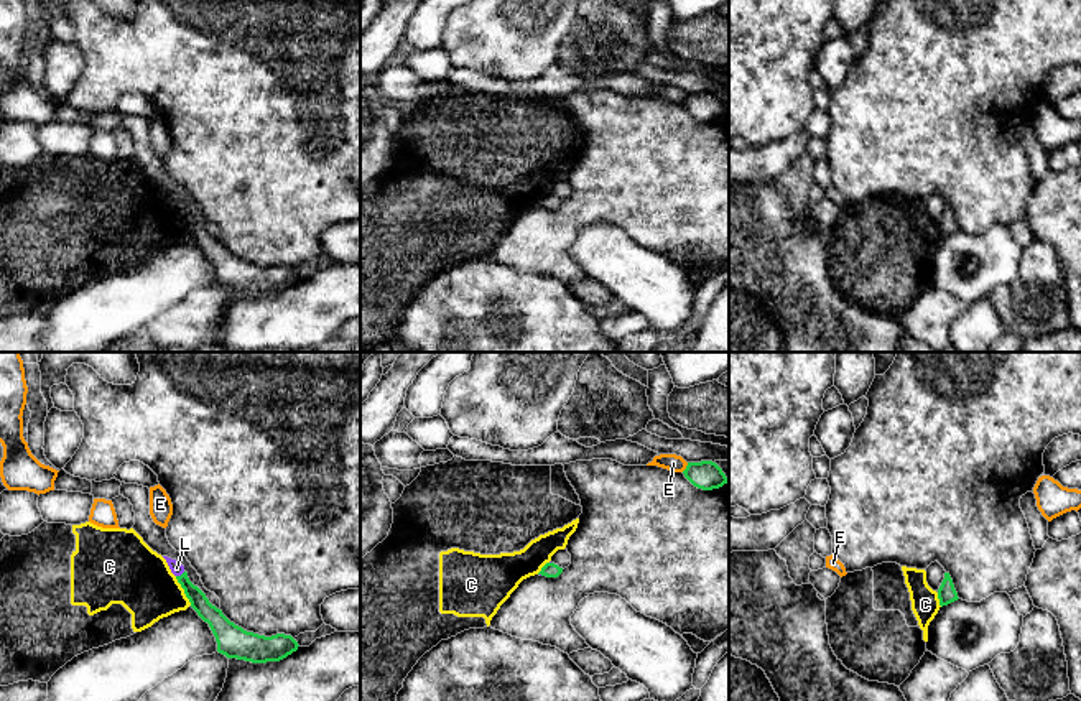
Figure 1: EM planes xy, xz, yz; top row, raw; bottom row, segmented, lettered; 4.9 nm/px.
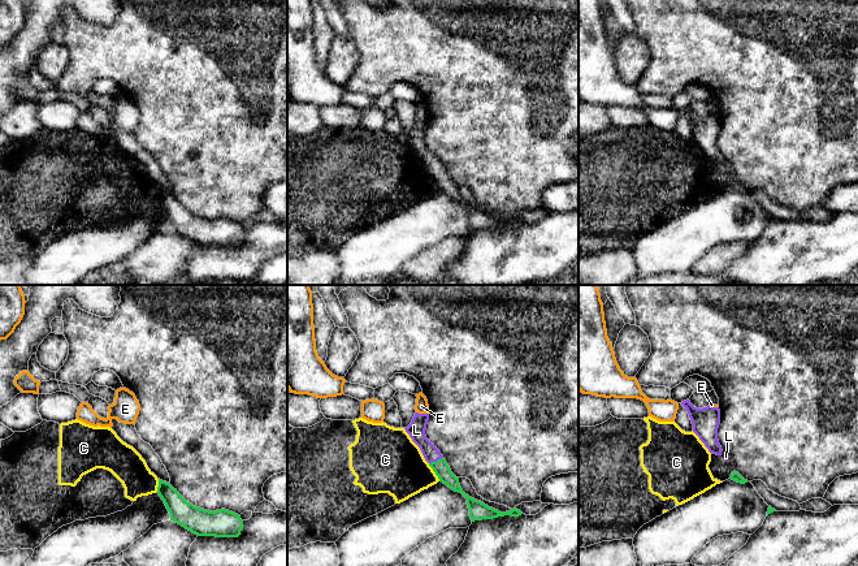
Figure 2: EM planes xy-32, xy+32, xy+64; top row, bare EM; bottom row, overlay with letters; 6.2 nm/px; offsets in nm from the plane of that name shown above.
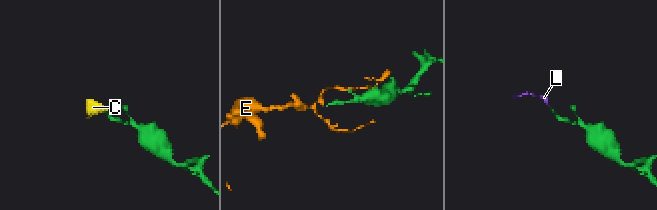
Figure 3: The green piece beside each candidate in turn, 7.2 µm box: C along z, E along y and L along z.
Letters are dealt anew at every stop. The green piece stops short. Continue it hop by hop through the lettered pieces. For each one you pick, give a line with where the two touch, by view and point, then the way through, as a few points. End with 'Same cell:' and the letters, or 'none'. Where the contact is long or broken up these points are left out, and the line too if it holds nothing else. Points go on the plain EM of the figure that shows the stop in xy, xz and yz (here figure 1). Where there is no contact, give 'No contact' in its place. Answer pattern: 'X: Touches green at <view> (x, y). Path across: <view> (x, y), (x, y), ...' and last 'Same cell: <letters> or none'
L: Touches green at xy (181, 206). Path across: xy (199, 234), (181, 206), (176, 199)
Same cell: L

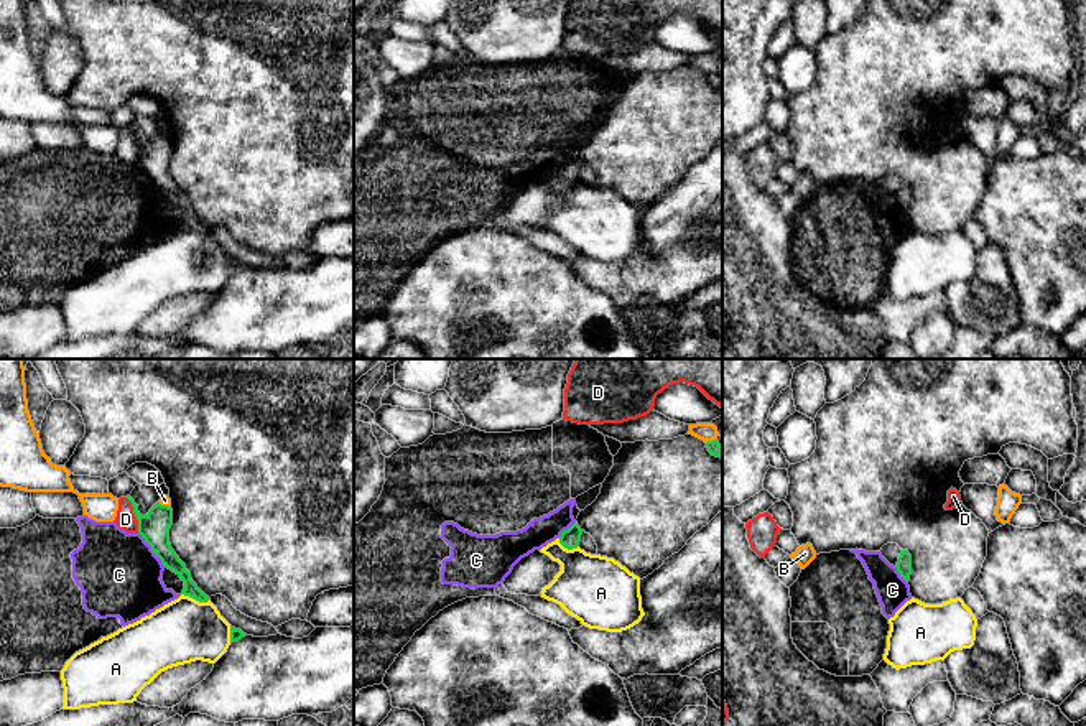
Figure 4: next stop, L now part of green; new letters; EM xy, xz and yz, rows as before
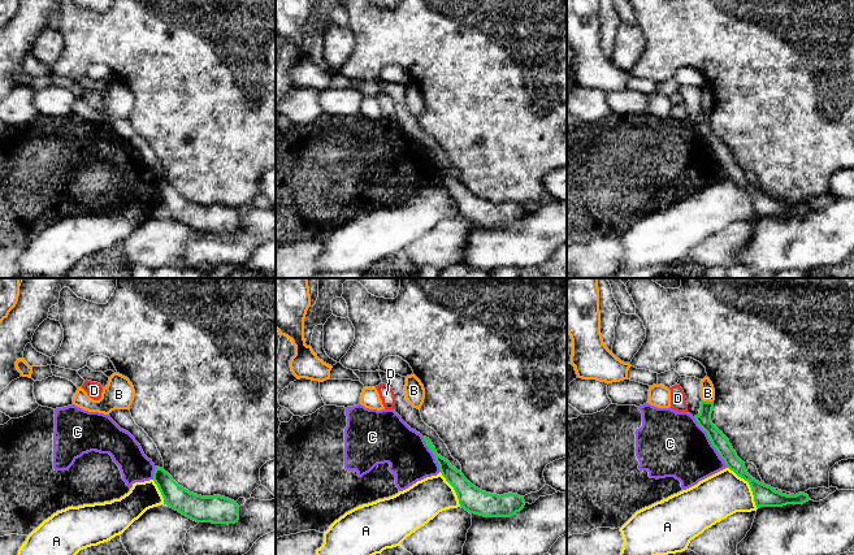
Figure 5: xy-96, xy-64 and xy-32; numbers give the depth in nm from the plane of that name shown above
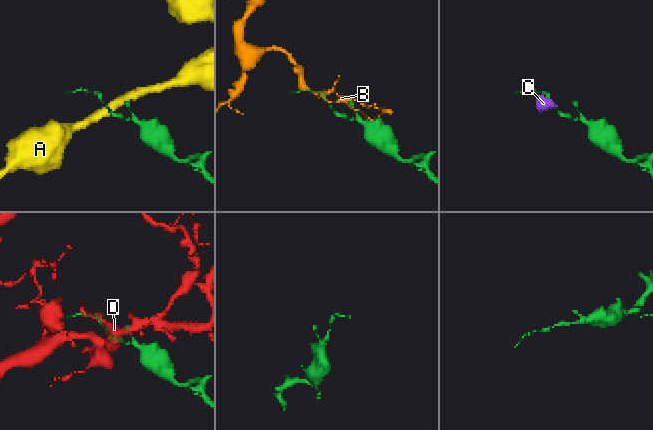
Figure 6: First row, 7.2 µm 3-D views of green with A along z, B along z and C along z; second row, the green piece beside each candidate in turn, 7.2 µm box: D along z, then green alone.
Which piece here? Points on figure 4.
Same cell: none

